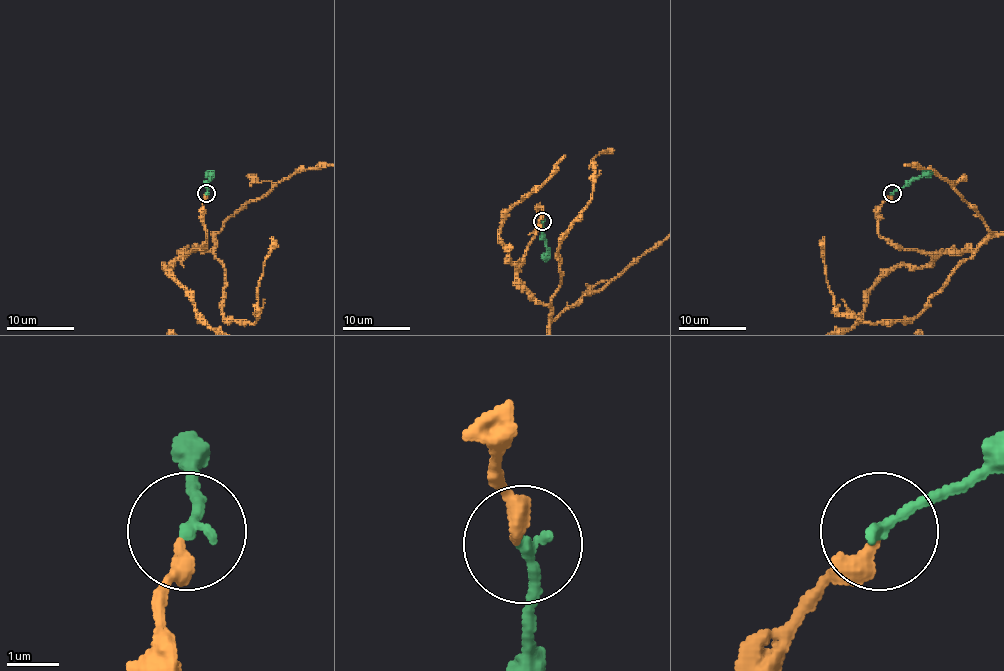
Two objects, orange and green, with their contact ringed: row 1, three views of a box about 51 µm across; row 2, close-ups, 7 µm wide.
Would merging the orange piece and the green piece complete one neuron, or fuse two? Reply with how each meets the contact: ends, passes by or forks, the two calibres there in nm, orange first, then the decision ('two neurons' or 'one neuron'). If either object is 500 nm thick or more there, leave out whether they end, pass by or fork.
orange ends; green ends; calibres 320 and 240 nm; one neuron

